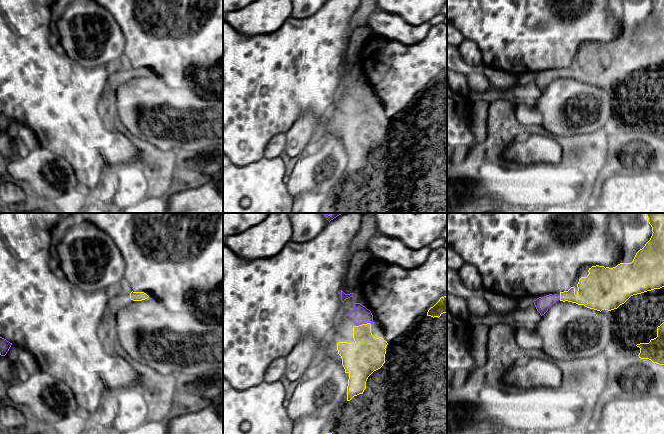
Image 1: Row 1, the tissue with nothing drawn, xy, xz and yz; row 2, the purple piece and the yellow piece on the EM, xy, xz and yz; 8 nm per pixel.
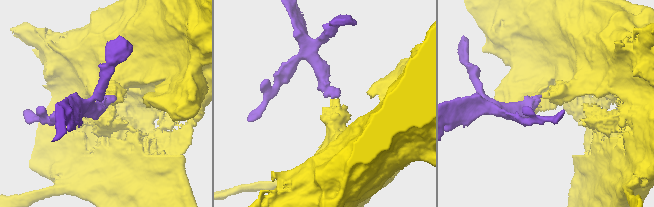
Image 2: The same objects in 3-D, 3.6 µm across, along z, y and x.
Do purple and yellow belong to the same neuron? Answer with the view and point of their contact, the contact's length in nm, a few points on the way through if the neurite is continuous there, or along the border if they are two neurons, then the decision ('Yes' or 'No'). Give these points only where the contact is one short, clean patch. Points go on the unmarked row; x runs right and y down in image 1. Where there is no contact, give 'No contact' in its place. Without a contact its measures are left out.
Touches purple at xz (363, 99). Shared border 120 nm. Path across: xz (360, 90), (363, 94), (363, 99), (363, 115), (367, 129). Yes

